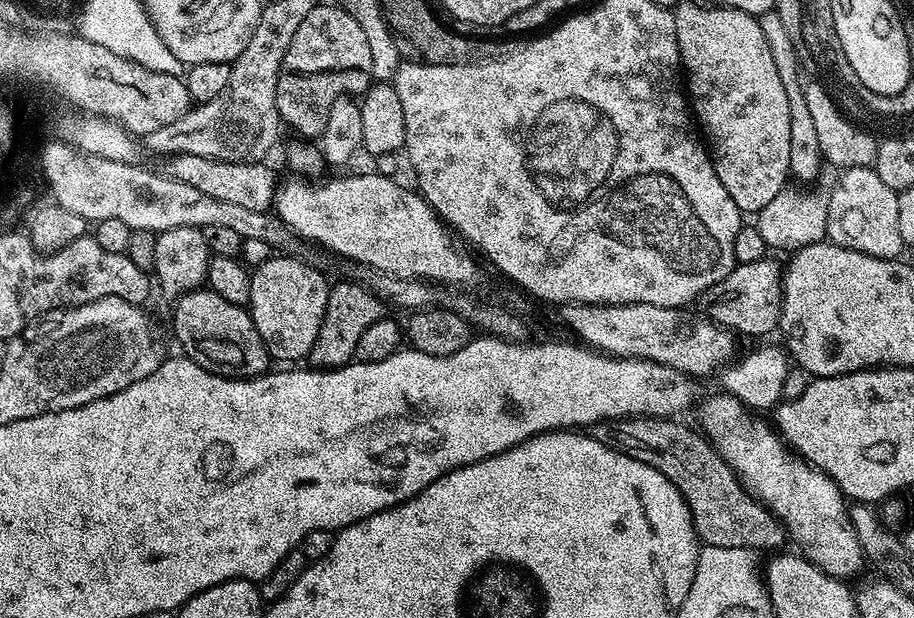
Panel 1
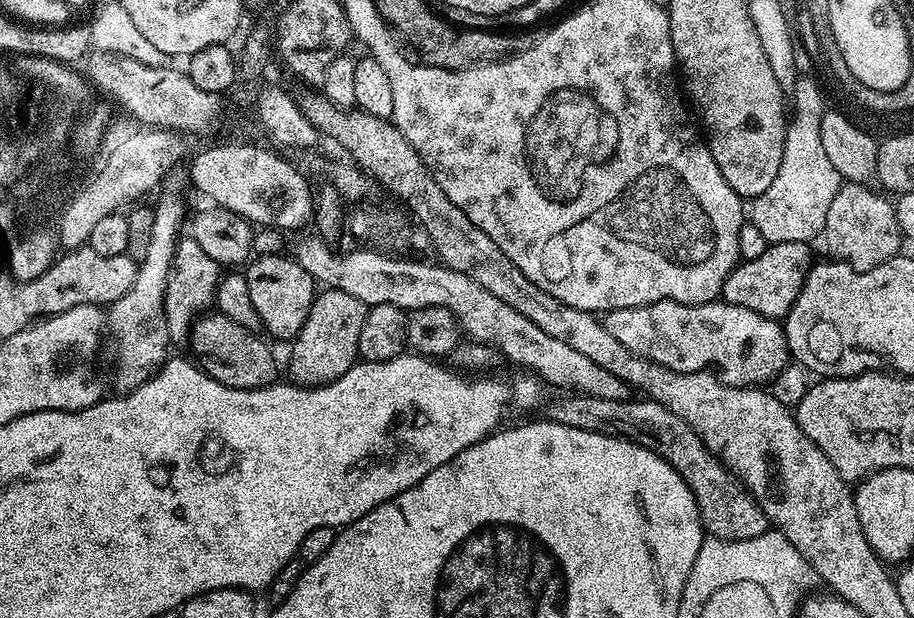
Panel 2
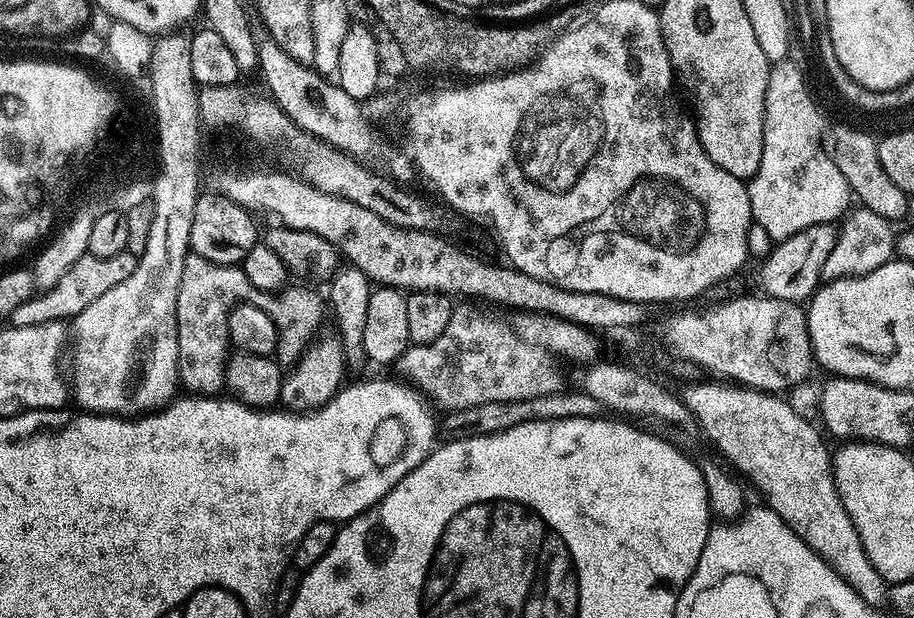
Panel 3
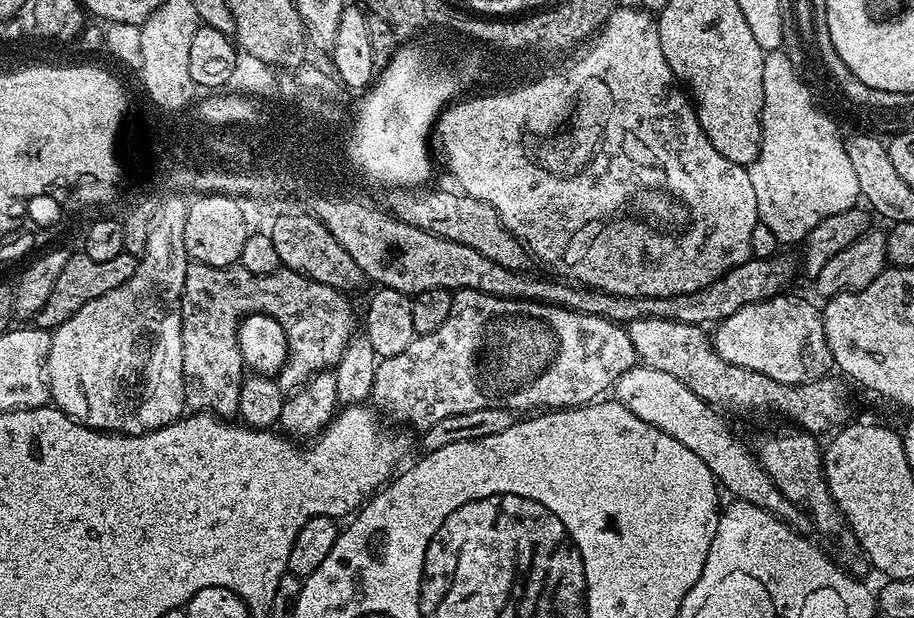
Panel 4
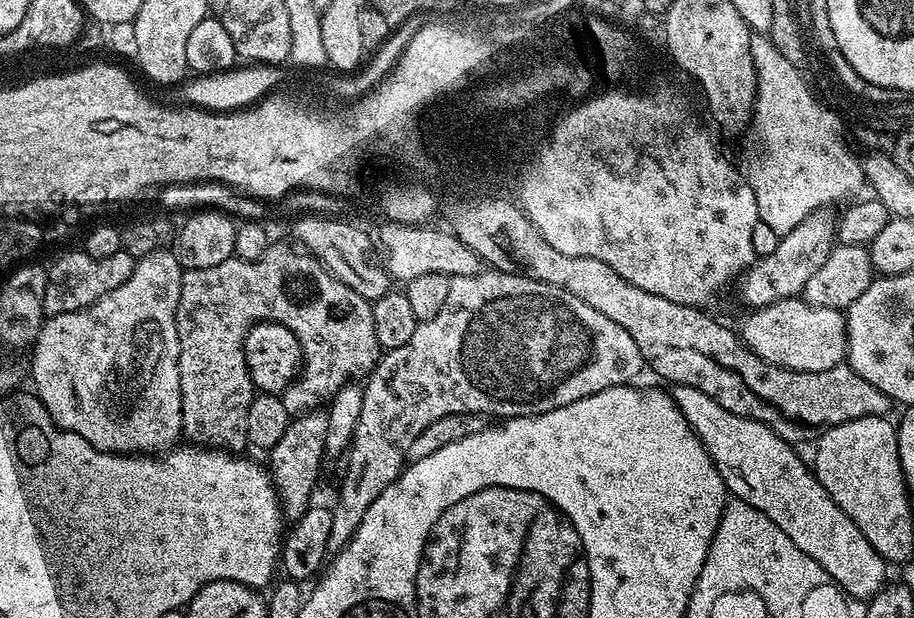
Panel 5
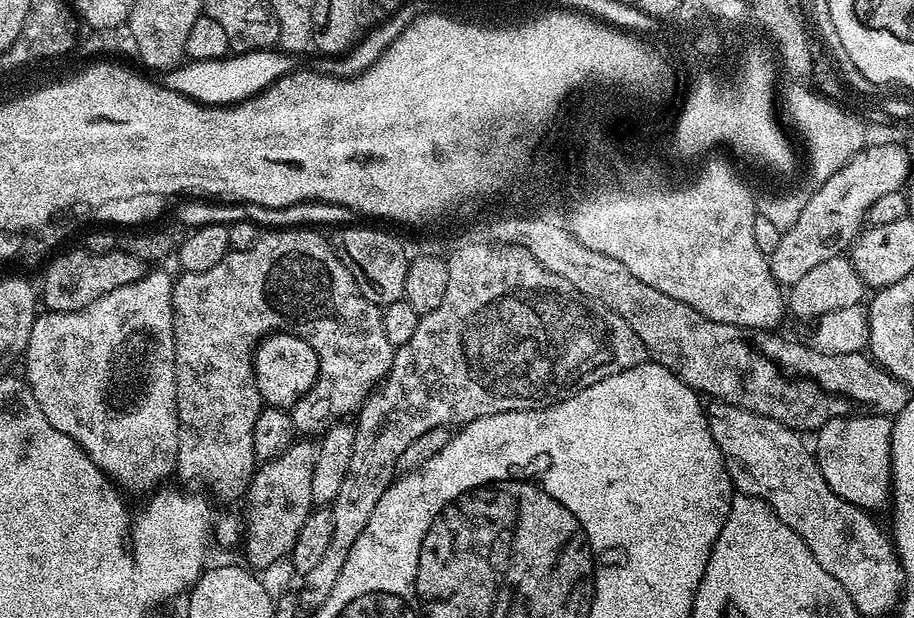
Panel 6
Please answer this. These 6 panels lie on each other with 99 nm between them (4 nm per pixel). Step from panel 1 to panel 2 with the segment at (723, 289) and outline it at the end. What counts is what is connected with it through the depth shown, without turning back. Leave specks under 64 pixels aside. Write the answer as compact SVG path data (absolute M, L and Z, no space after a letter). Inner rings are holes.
M778 242L768 245L766 254L758 258L740 260L724 283L723 303L742 306L746 310L754 310L754 314L783 321L794 306L813 263L814 257L808 250L809 245L802 242Z

